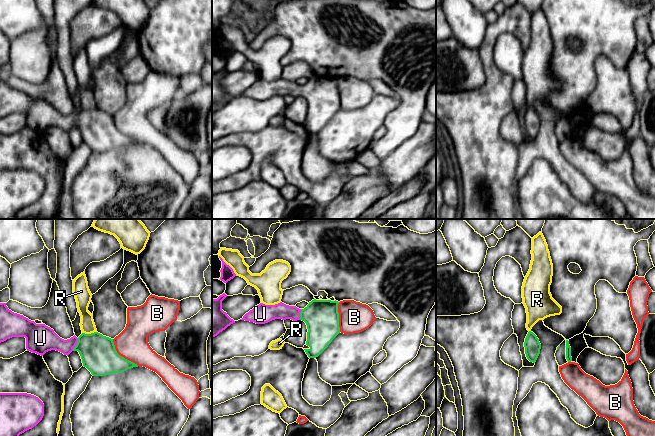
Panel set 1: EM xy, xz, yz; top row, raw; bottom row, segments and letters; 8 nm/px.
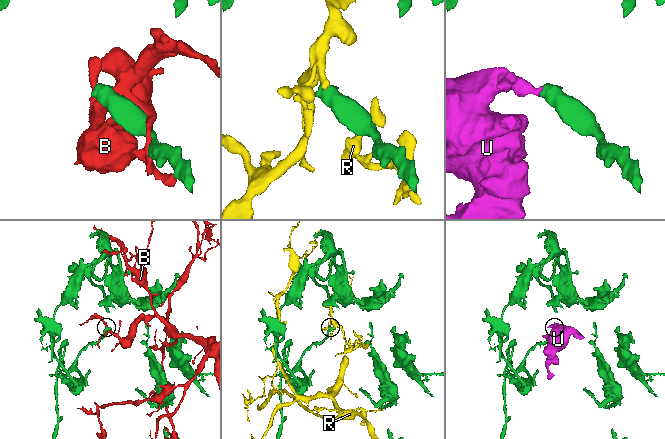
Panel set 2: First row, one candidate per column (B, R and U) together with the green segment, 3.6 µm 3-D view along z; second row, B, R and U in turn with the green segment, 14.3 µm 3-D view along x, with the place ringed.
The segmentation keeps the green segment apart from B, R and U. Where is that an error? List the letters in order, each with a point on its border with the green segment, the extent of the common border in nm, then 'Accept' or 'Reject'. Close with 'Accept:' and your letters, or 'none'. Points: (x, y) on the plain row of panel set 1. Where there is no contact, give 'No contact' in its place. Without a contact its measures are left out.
B: Touches green at xy (121, 132). Shared border 300 nm. Reject
R: Touches green at xy (89, 110). Shared border 120 nm. Reject
U: Touches green at xy (76, 120). Shared border 120 nm. Accept
Accept: U

